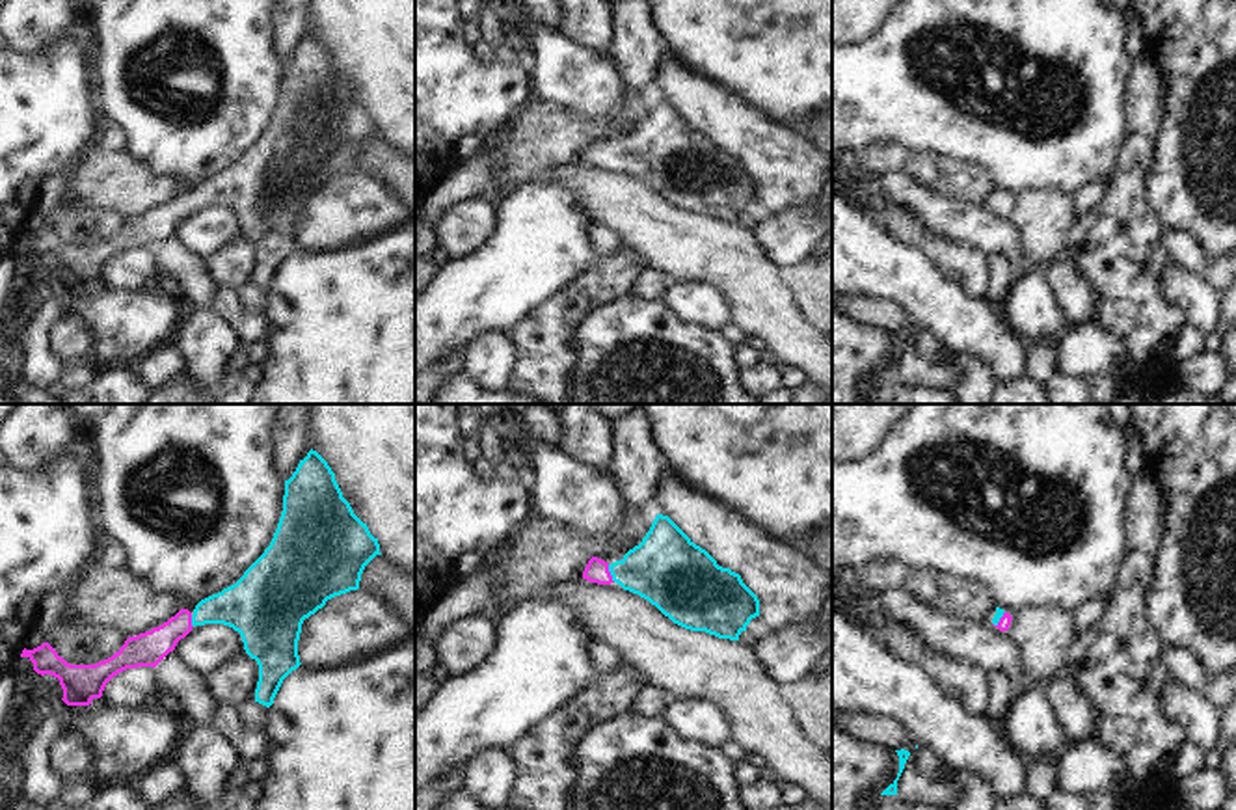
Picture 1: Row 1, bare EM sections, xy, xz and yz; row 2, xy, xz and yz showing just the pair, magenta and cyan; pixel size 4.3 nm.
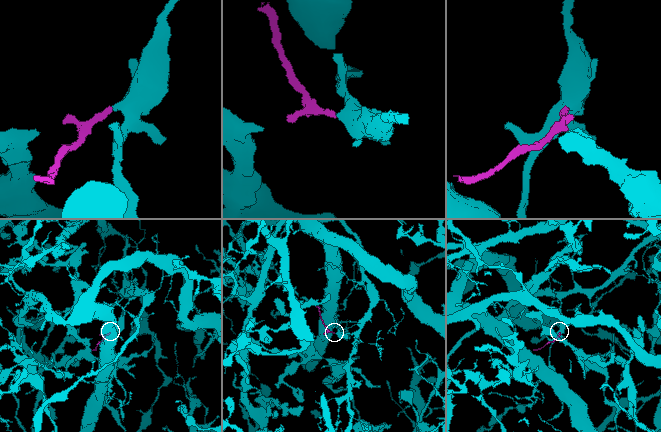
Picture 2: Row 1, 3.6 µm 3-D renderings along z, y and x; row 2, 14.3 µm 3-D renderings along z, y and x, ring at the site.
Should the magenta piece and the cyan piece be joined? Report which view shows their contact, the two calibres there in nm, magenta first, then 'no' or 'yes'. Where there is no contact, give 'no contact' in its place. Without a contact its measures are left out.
meets magenta in xz; 100 nm thick on the magenta side, 320 nm on the other; yes

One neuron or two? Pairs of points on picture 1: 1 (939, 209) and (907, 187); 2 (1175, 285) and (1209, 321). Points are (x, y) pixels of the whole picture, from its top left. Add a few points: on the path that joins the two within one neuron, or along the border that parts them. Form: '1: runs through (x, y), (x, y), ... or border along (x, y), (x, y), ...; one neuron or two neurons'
1: runs through (931, 207), (914, 194); one neuron
2: runs through (1184, 293), (1203, 311); one neuron

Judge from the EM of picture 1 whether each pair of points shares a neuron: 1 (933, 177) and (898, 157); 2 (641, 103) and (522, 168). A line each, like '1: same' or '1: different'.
1: different
2: same

